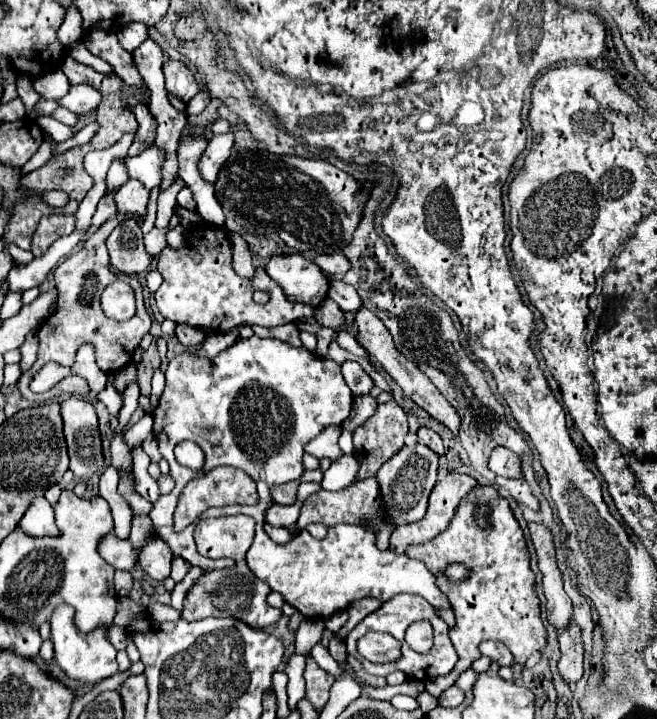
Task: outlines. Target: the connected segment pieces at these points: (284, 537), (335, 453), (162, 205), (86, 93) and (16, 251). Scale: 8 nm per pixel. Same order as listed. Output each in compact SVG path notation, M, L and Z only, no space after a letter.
M264 524L264 530L276 544L286 544L292 538L292 534L286 528L274 528L272 524Z
M330 425L326 427L318 436L306 444L305 452L316 456L316 458L329 458L331 461L337 460L343 455L338 445L342 427Z
M174 176L172 186L160 192L160 196L158 196L158 216L156 216L156 226L158 228L166 228L168 220L172 216L172 208L176 204L176 194L180 192L180 186L184 186L184 182L178 176Z
M88 84L70 86L68 94L58 100L58 104L62 108L68 108L74 114L86 114L90 110L96 110L100 106L100 102L102 102L102 94Z
M4 244L4 250L12 256L12 260L14 262L18 262L18 264L28 264L34 256L32 256L32 252L26 252L26 250L22 250L22 248L18 248L16 244Z

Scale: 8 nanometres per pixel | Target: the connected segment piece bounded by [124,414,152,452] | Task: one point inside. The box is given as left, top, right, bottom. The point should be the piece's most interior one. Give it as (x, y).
(133, 437)

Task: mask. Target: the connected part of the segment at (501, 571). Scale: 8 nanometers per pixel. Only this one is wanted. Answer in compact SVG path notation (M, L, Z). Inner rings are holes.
M476 486L462 498L448 528L424 546L410 546L408 556L422 560L436 576L436 585L450 600L456 614L456 624L450 628L450 640L456 648L458 662L450 674L424 682L424 688L432 696L440 696L454 684L460 672L468 670L474 660L480 658L480 642L500 640L514 654L516 664L526 660L546 646L546 628L540 618L540 598L536 594L536 576L530 570L530 552L526 550L524 534L514 520L514 514L492 486ZM448 564L464 564L468 578L460 582L448 582L444 574Z

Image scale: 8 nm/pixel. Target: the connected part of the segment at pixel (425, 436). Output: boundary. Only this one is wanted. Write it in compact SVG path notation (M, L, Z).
M420 428L418 432L418 442L420 444L424 444L424 446L428 446L430 450L434 450L436 454L444 454L444 446L442 446L442 438L434 432L434 430L430 430L430 428Z

